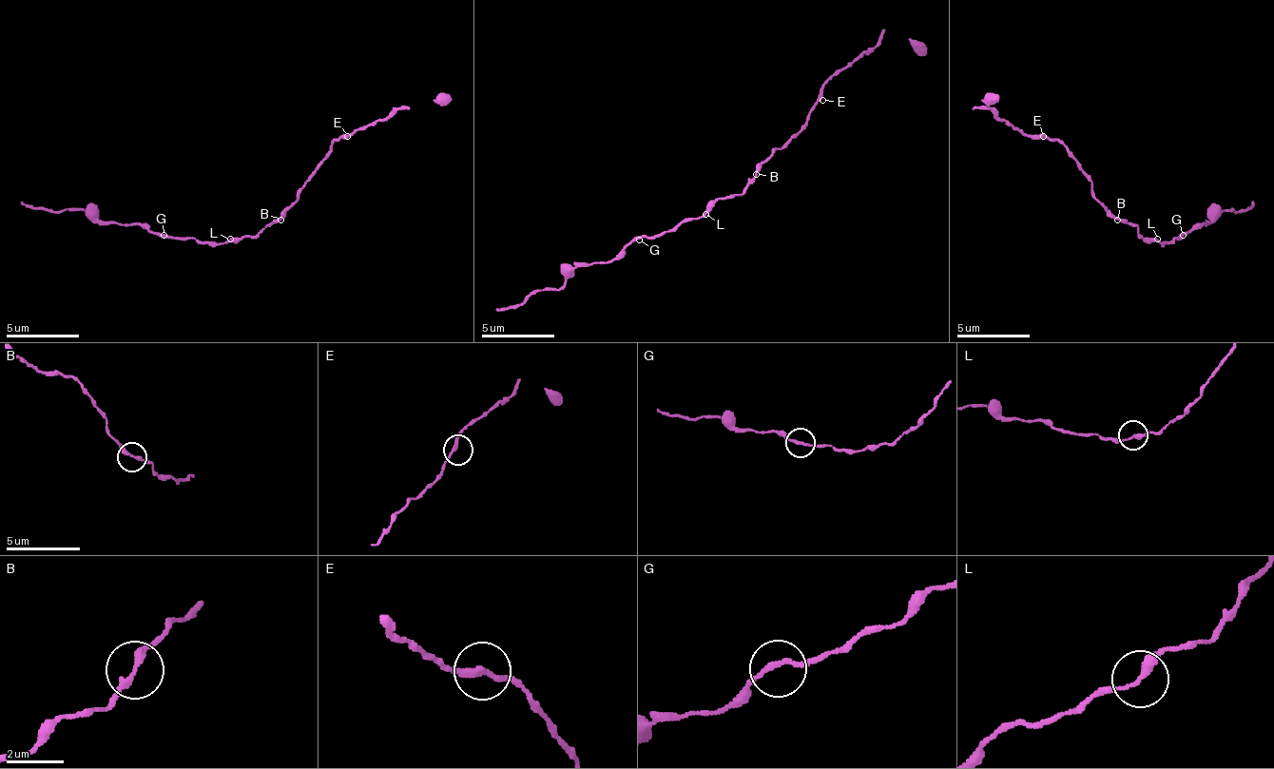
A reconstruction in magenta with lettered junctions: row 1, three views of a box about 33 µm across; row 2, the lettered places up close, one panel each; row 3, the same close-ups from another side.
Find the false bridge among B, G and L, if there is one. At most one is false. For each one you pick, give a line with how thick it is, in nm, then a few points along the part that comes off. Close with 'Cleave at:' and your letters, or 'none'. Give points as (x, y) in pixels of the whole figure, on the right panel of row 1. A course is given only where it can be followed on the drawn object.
B: calibre 240 nm; course (1116, 221), (1061, 143), (1032, 140), (974, 106), (980, 99), (999, 95)
Cleave at: B

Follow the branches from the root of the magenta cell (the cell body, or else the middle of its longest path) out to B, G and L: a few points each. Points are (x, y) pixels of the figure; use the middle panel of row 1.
B: (742, 188), (757, 173)
G: (742, 188), (739, 196), (720, 199), (702, 218), (684, 218), (672, 228), (657, 236), (643, 236), (639, 240)
L: (742, 188), (739, 196), (720, 199), (705, 214)

